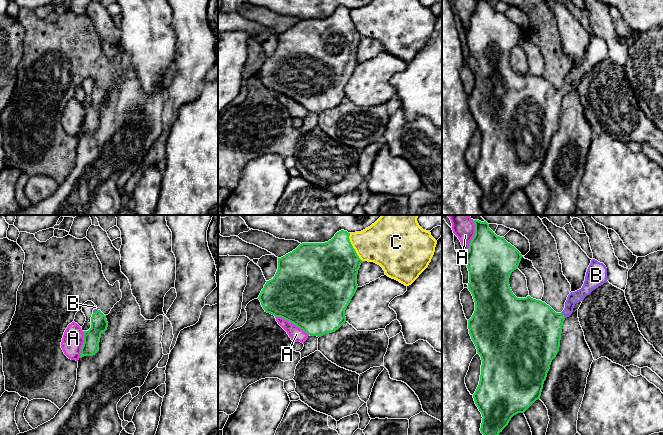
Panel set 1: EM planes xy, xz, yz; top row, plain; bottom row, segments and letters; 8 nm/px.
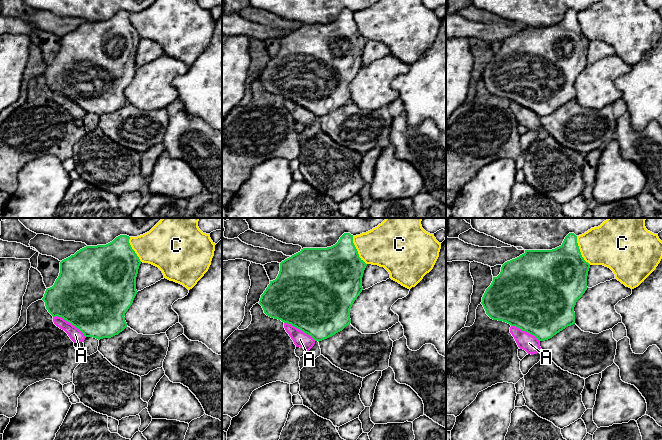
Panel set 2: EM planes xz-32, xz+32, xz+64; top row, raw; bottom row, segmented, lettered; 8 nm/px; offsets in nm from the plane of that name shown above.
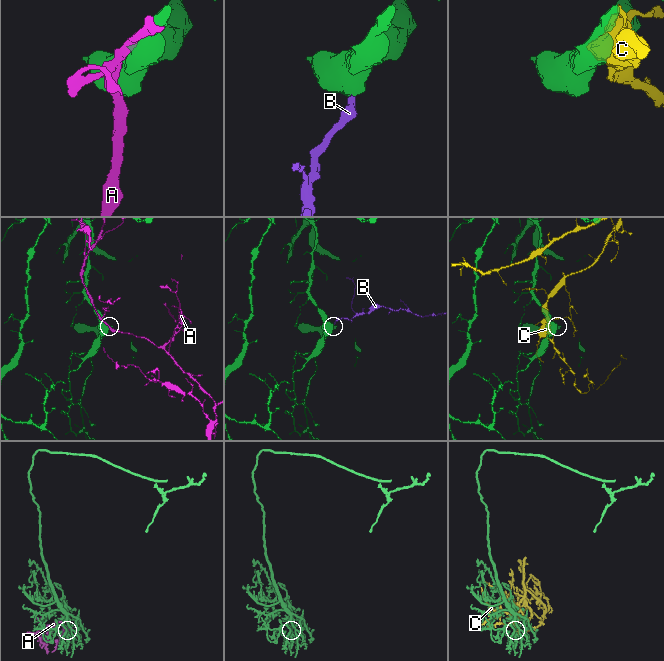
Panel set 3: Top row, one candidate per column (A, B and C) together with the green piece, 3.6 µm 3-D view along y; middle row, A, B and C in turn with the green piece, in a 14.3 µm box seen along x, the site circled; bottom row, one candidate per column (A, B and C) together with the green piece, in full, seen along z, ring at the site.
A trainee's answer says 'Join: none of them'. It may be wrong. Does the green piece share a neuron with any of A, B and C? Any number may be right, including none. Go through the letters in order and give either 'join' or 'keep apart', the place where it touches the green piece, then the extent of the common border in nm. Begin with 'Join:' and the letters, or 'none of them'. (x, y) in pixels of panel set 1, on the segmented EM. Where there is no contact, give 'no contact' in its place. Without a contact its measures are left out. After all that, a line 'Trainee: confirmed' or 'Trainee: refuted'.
Join: B
A: keep apart; meets green in yz at (474, 236); contact 280 nm long
B: join; meets green in yz at (563, 315); contact 60 nm long
C: keep apart; meets green in xz at (352, 247); contact 240 nm long
Trainee: refuted

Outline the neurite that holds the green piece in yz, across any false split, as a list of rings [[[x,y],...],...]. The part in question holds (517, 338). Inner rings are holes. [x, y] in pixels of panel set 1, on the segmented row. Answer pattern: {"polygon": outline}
{"polygon": [[[486,221],[473,222],[475,235],[470,241],[466,261],[468,289],[475,302],[475,311],[468,320],[468,329],[482,360],[480,381],[473,398],[483,417],[481,433],[499,435],[514,415],[524,413],[540,399],[551,362],[559,351],[564,320],[572,314],[577,302],[608,282],[607,268],[592,259],[582,288],[571,292],[564,310],[556,313],[545,302],[530,296],[517,298],[513,294],[509,278],[523,256],[504,237],[497,236]]]}

